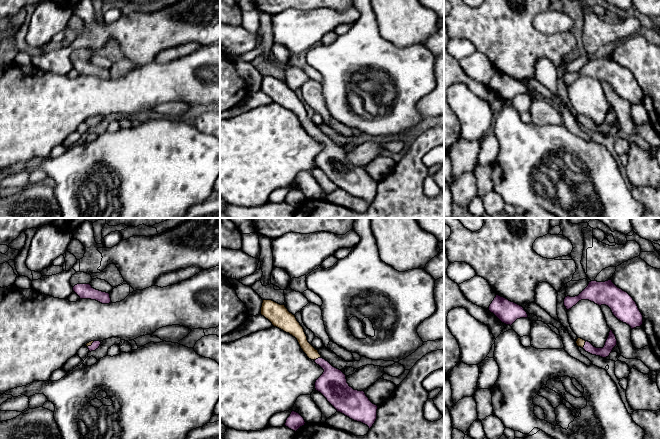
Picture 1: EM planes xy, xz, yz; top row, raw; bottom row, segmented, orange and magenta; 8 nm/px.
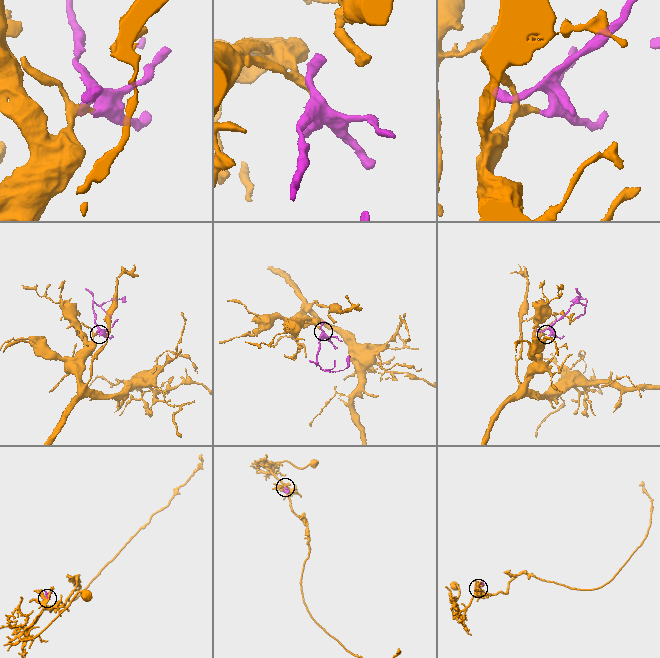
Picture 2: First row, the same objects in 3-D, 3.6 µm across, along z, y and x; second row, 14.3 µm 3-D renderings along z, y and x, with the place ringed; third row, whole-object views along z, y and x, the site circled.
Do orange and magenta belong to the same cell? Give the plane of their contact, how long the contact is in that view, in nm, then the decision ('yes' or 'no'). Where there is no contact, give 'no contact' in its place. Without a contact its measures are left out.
contact in xz; length 60 nm; yes

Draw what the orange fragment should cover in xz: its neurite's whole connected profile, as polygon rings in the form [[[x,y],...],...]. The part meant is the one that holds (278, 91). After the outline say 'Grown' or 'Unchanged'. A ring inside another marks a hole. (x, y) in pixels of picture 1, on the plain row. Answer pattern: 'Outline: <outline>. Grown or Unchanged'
Outline: [[[263,76],[261,91],[274,103],[295,113],[307,133],[324,146],[315,158],[316,167],[320,168],[337,188],[367,201],[370,205],[377,195],[378,182],[369,176],[364,167],[350,163],[346,151],[321,133],[318,126],[308,118],[304,105],[295,91],[290,89],[285,81],[272,76]]]. Grown

